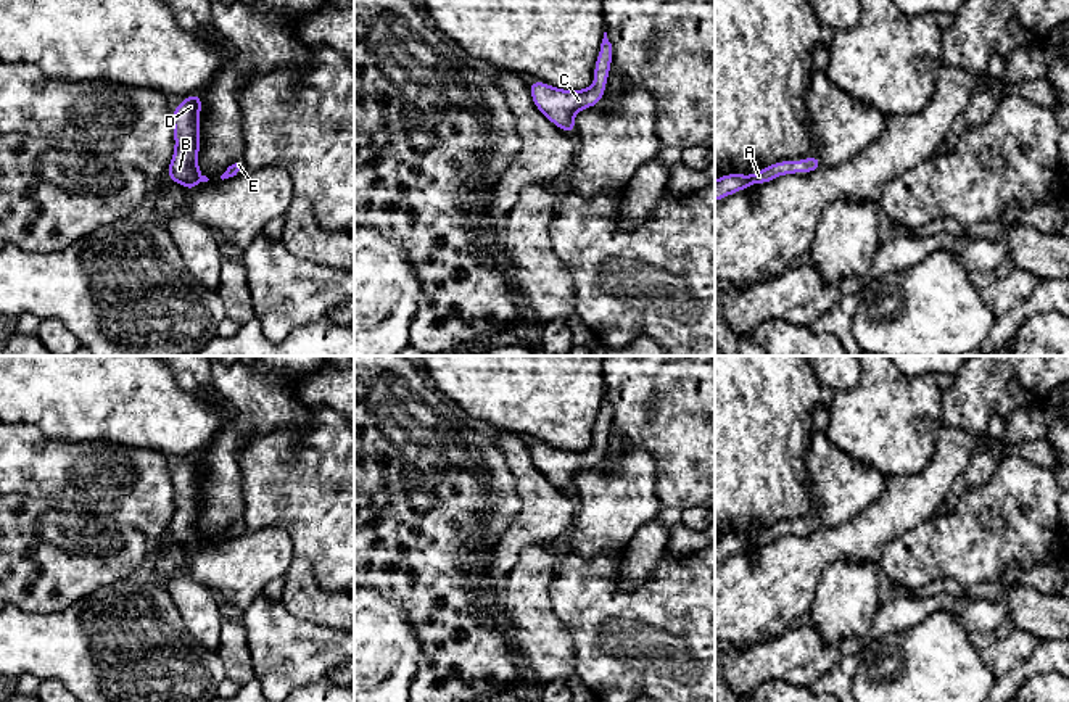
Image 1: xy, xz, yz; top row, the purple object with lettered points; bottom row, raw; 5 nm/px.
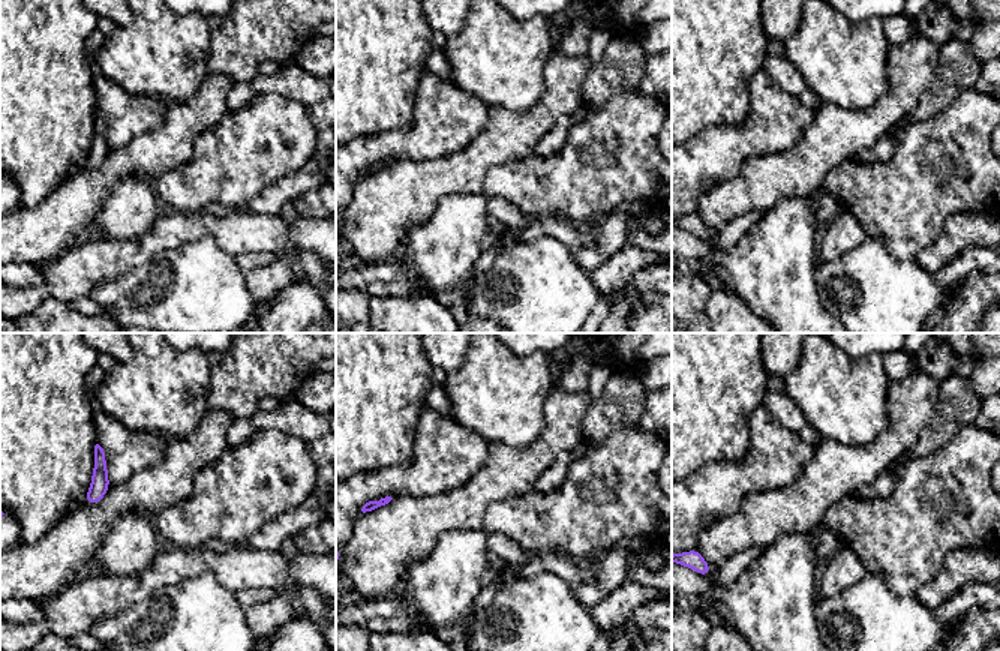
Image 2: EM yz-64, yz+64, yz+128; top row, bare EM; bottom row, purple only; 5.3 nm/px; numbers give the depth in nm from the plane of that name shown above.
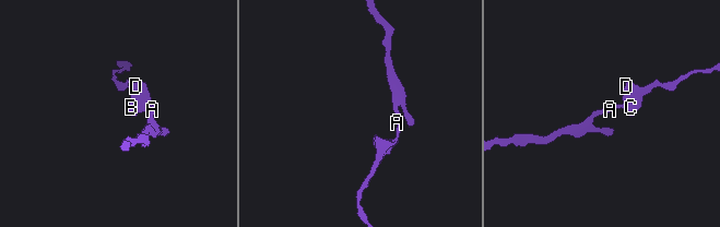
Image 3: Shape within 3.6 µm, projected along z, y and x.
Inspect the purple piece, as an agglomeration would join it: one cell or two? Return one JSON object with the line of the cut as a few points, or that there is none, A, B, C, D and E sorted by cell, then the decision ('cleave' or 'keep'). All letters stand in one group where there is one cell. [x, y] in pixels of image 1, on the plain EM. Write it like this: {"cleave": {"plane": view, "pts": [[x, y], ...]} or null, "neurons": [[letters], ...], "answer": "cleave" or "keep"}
{"cleave": null, "neurons": [["A", "B", "C", "D", "E"]], "answer": "keep"}

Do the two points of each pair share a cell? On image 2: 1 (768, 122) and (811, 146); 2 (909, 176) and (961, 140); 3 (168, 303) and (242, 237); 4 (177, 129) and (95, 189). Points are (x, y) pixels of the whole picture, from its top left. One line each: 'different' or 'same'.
1: different
2: same
3: different
4: same

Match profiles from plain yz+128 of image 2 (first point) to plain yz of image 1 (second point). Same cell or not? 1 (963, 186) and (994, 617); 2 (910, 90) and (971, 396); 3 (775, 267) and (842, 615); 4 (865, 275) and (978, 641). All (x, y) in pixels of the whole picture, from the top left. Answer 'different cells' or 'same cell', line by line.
1: different cells
2: different cells
3: same cell
4: different cells

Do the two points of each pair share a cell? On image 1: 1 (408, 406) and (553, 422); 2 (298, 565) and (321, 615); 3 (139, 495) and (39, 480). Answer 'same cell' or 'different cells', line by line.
1: different cells
2: same cell
3: same cell

